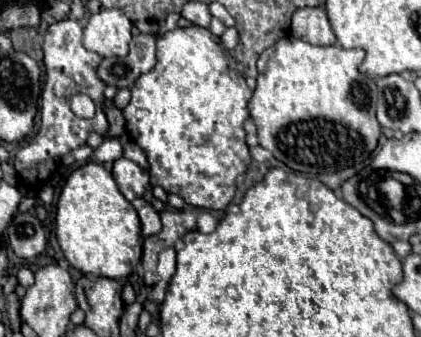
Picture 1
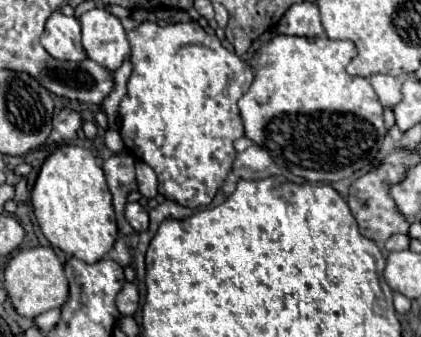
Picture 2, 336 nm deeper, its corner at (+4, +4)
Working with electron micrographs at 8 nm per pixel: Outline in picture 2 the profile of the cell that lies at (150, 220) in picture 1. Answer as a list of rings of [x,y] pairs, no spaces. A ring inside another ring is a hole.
[[[129,202],[125,208],[125,220],[137,230],[137,232],[145,232],[149,226],[149,216],[147,210],[139,204],[139,202]]]

